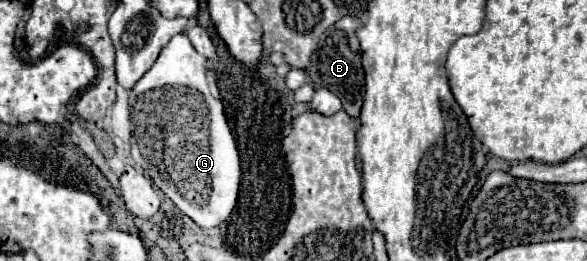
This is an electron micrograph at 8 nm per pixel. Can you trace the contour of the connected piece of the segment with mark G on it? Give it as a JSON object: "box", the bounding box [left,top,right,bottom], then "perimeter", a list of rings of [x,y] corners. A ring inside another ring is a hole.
{"box":[130,33,240,229],"perimeter":[[[186,33],[170,39],[160,51],[156,63],[142,75],[142,79],[130,91],[130,119],[134,123],[132,133],[132,159],[140,165],[158,189],[174,201],[174,205],[188,215],[196,225],[204,229],[226,225],[238,199],[240,187],[240,157],[236,141],[224,117],[224,107],[216,91],[216,77],[208,69],[208,59],[198,55]]]}

